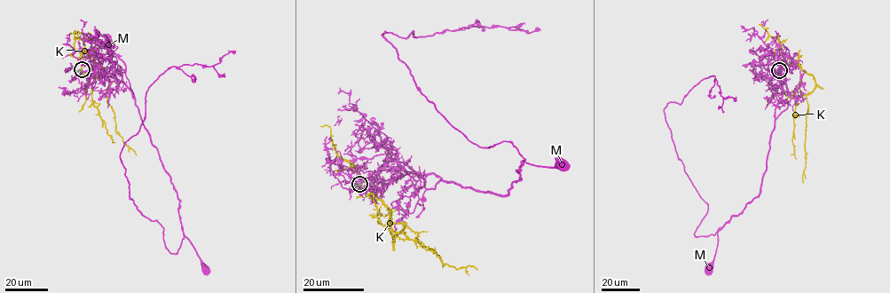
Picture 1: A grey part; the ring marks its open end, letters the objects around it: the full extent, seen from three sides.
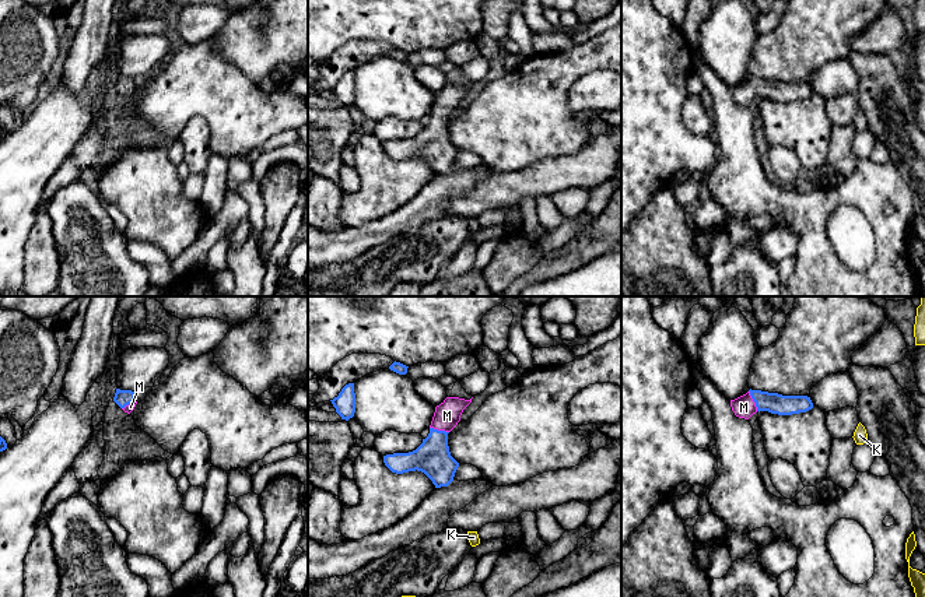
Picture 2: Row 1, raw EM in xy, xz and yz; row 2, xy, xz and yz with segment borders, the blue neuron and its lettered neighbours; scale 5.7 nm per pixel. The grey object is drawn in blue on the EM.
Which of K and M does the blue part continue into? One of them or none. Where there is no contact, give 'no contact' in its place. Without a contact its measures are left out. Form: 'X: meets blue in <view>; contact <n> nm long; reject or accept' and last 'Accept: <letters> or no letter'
K: no contact; reject
M: meets blue in yz; contact 130 nm long; accept
Accept: M

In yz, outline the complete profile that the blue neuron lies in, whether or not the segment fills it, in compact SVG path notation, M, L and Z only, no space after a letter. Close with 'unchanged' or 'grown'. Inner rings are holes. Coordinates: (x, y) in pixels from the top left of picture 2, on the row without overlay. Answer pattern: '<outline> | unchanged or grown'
M749 77L746 81L730 87L736 103L749 106L757 98L768 98L778 102L806 99L813 95L807 82L782 82L761 77Z | grown

